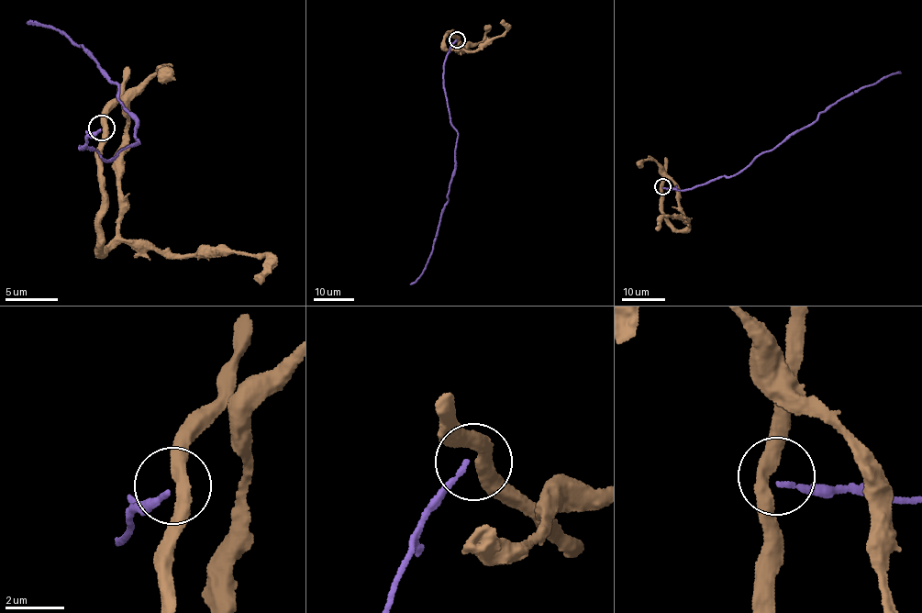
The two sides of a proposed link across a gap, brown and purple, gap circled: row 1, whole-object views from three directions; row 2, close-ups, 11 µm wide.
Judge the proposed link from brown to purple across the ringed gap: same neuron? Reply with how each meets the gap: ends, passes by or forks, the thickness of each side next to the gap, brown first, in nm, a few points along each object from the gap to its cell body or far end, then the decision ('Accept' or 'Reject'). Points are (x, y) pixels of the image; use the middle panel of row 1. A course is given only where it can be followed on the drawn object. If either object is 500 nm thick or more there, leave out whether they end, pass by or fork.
At the ring brown passes by. At the ring purple ends. Thickness 420 nm (brown) against 150 nm. Course of brown: (458, 39), (449, 31), (444, 46), (451, 50), (477, 51), (504, 35), (502, 20). Course of purple: (456, 39), (446, 58), (443, 75), (451, 124), (457, 132), (455, 169), (431, 254), (421, 273), (410, 284). Reject

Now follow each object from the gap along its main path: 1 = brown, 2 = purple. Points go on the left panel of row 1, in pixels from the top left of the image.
1: (103, 127), (97, 242), (102, 250), (148, 240), (171, 254), (217, 250), (261, 254), (266, 275), (259, 282)
2: (101, 129), (82, 150), (110, 162), (138, 143), (138, 121), (123, 110), (120, 87), (54, 27), (26, 22)

